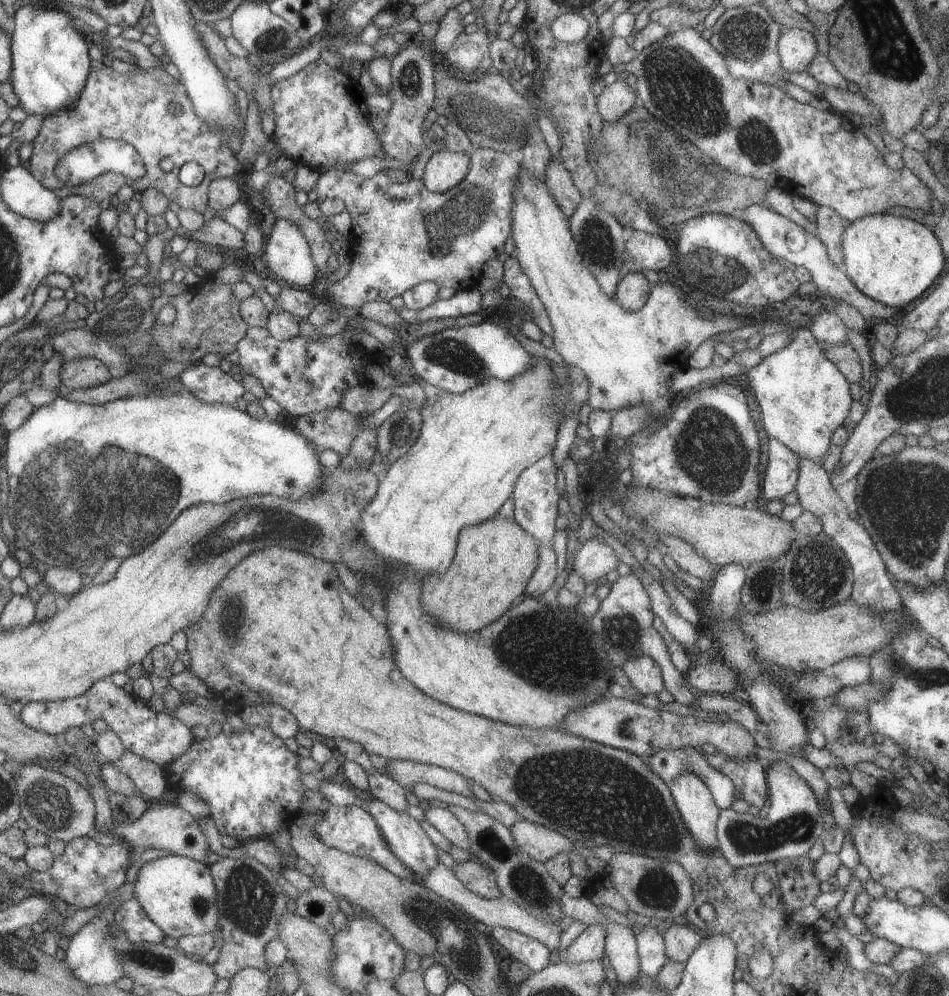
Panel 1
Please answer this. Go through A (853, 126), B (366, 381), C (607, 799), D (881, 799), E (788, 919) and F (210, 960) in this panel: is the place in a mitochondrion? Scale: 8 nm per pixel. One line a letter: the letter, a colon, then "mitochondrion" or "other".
A: other
B: other
C: mitochondrion
D: other
E: other
F: other

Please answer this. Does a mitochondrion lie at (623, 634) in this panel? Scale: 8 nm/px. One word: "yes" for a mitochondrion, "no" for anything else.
yes

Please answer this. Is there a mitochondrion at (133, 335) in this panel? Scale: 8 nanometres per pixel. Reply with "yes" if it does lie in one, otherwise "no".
yes

